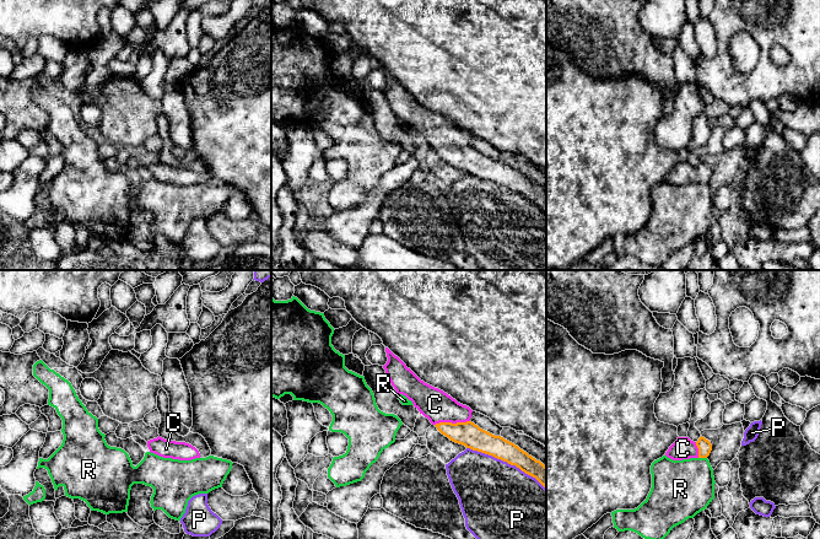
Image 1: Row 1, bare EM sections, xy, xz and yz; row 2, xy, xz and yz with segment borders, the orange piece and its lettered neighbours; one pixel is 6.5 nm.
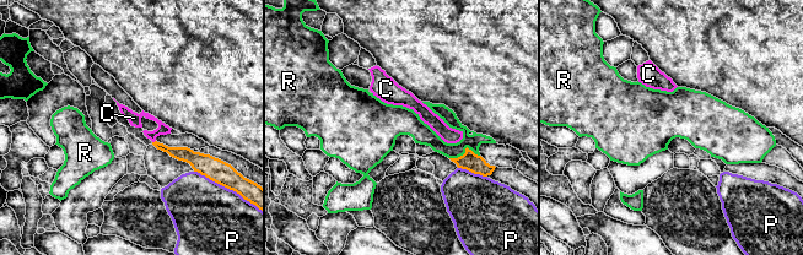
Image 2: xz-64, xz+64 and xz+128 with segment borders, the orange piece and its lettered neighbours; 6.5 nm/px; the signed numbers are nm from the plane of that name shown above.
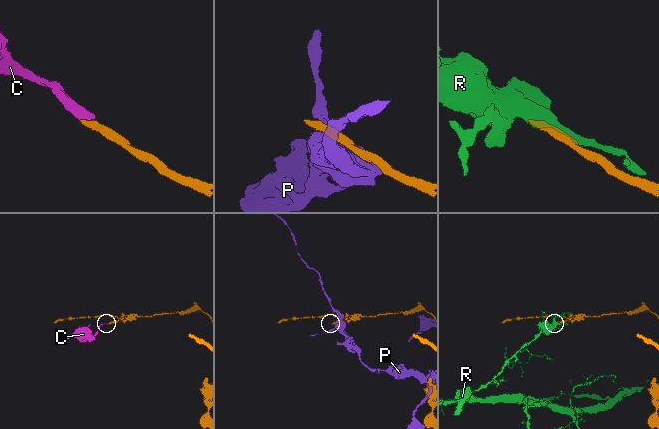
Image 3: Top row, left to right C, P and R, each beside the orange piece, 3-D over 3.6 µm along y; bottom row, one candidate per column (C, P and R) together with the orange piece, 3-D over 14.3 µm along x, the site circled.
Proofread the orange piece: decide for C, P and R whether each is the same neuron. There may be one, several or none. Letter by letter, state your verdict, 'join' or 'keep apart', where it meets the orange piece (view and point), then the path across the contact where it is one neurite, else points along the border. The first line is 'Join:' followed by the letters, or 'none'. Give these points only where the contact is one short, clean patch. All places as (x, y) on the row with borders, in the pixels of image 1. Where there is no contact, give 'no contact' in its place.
Join: C
C: join | xz (451, 422) | across xz (468, 434), (451, 422), (435, 404)
P: keep apart | xz (506, 461)
R: keep apart | yz (702, 457) | along yz (699, 457), (706, 458)

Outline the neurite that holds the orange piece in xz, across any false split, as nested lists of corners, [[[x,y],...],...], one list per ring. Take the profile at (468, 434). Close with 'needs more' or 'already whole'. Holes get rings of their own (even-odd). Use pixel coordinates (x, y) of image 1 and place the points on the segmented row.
[[[385,347],[385,352],[388,361],[383,368],[385,370],[385,373],[396,393],[403,394],[411,400],[420,414],[427,417],[442,435],[455,443],[465,446],[466,448],[492,456],[497,459],[507,462],[511,465],[516,465],[525,474],[535,478],[546,489],[546,467],[540,460],[536,460],[518,446],[505,440],[503,437],[495,436],[480,428],[478,425],[470,421],[473,410],[469,406],[458,403],[443,390],[421,381],[388,347]]]; needs more

